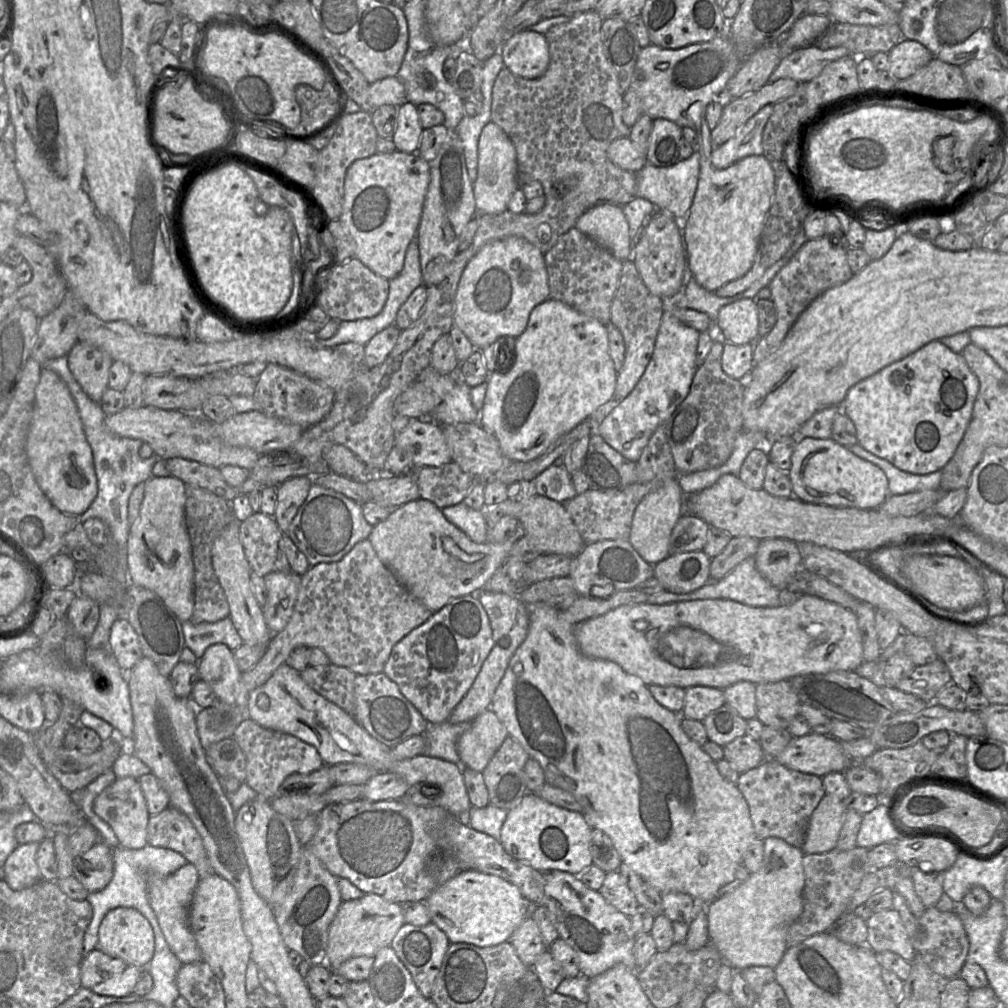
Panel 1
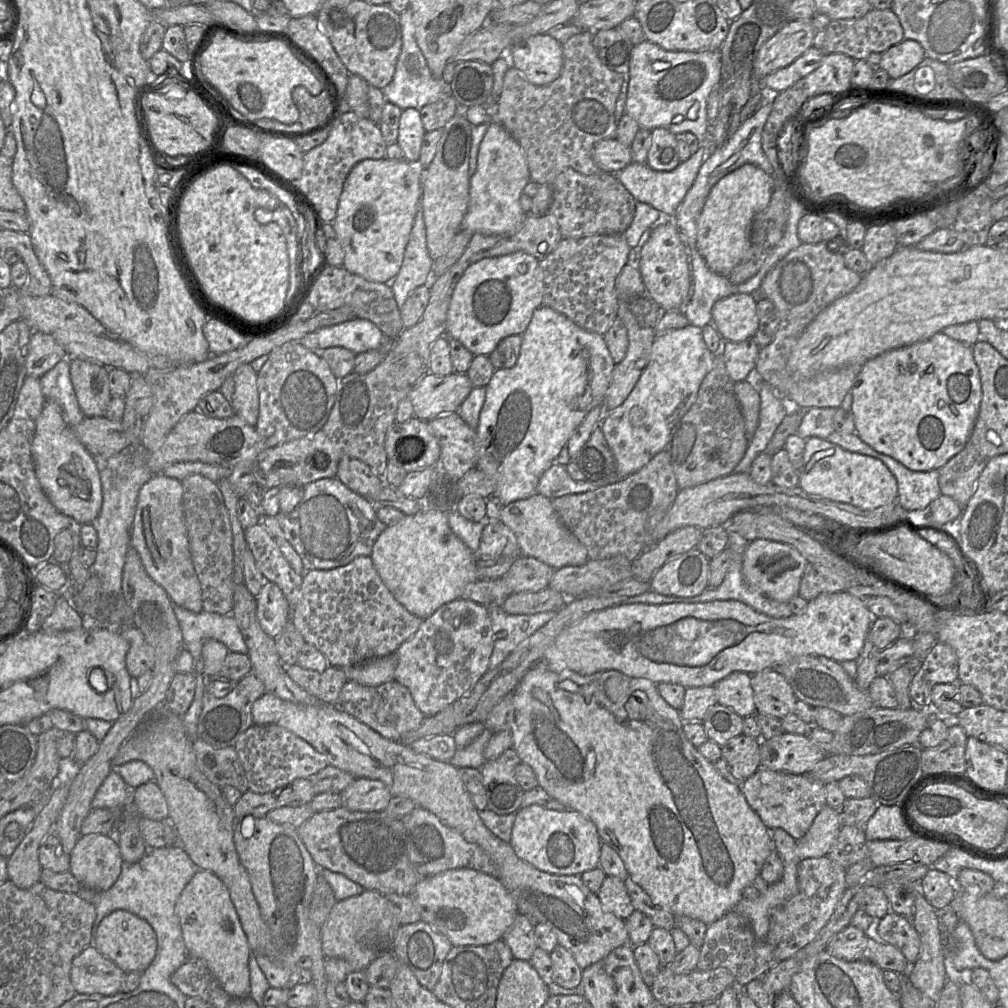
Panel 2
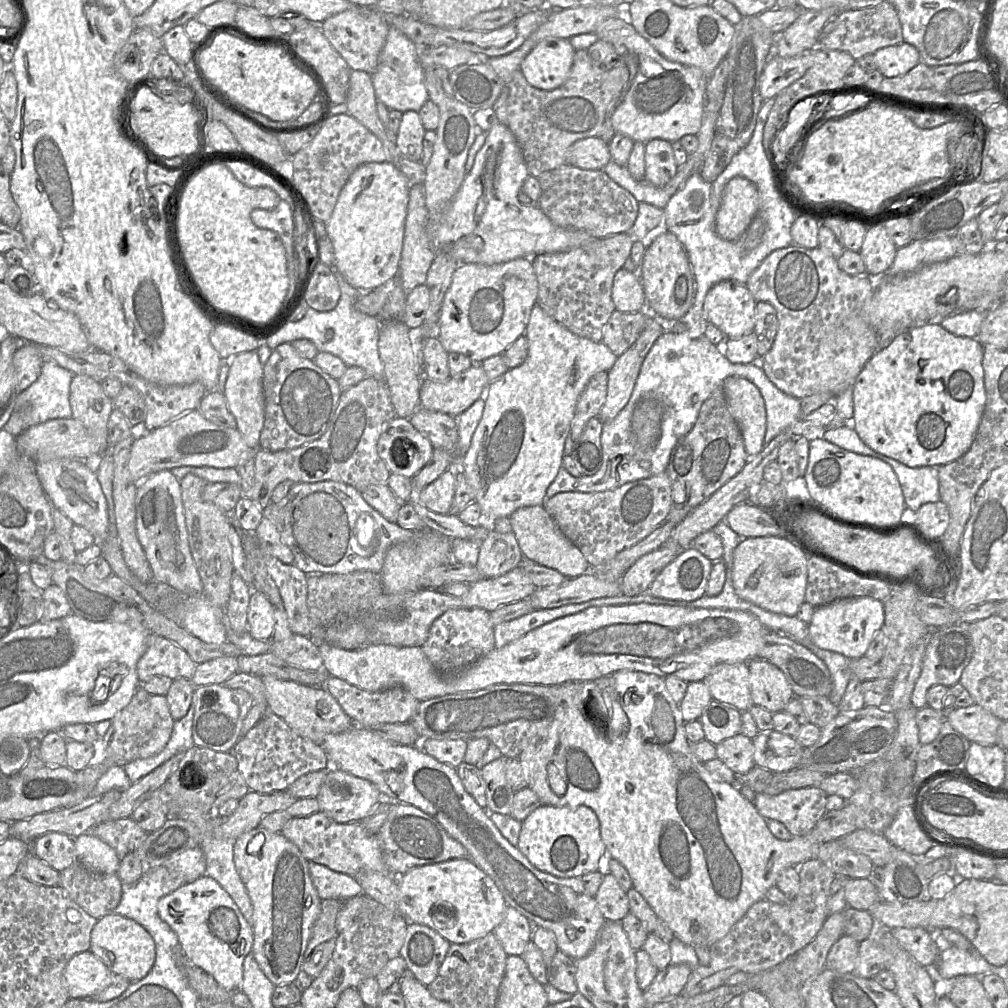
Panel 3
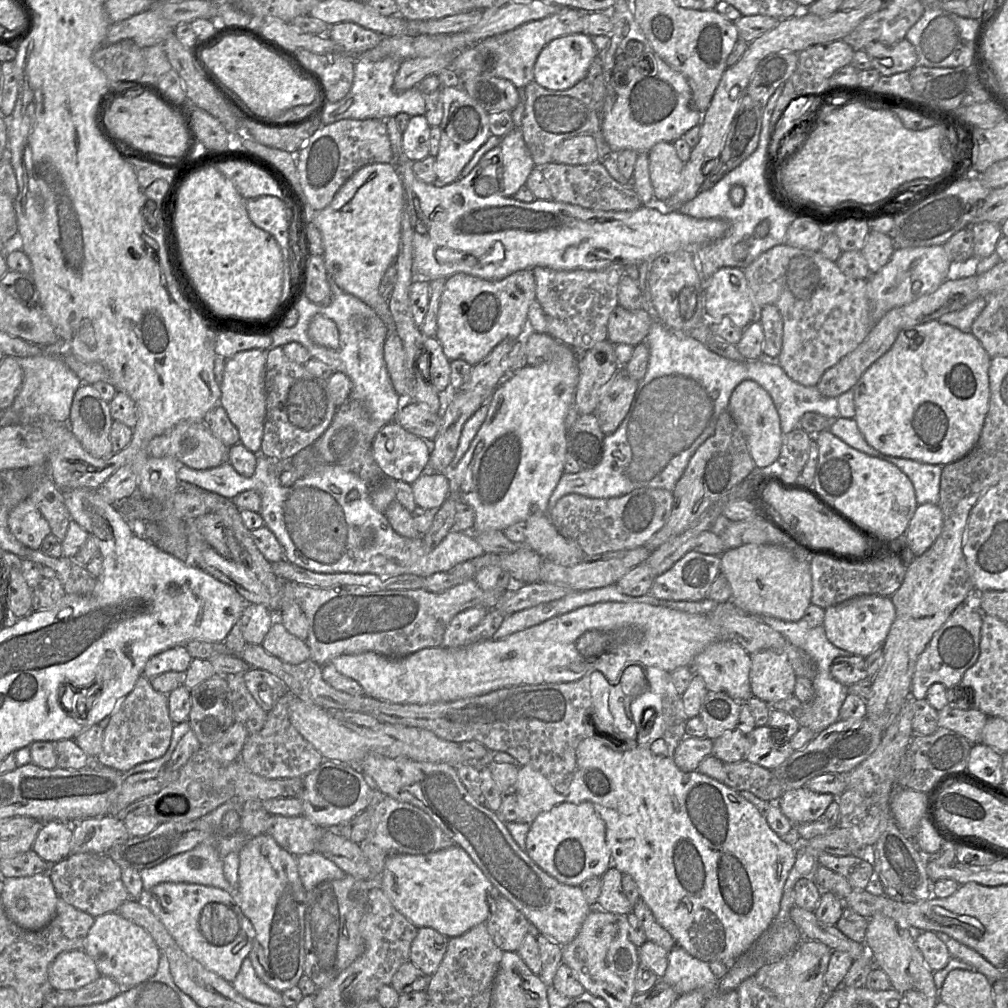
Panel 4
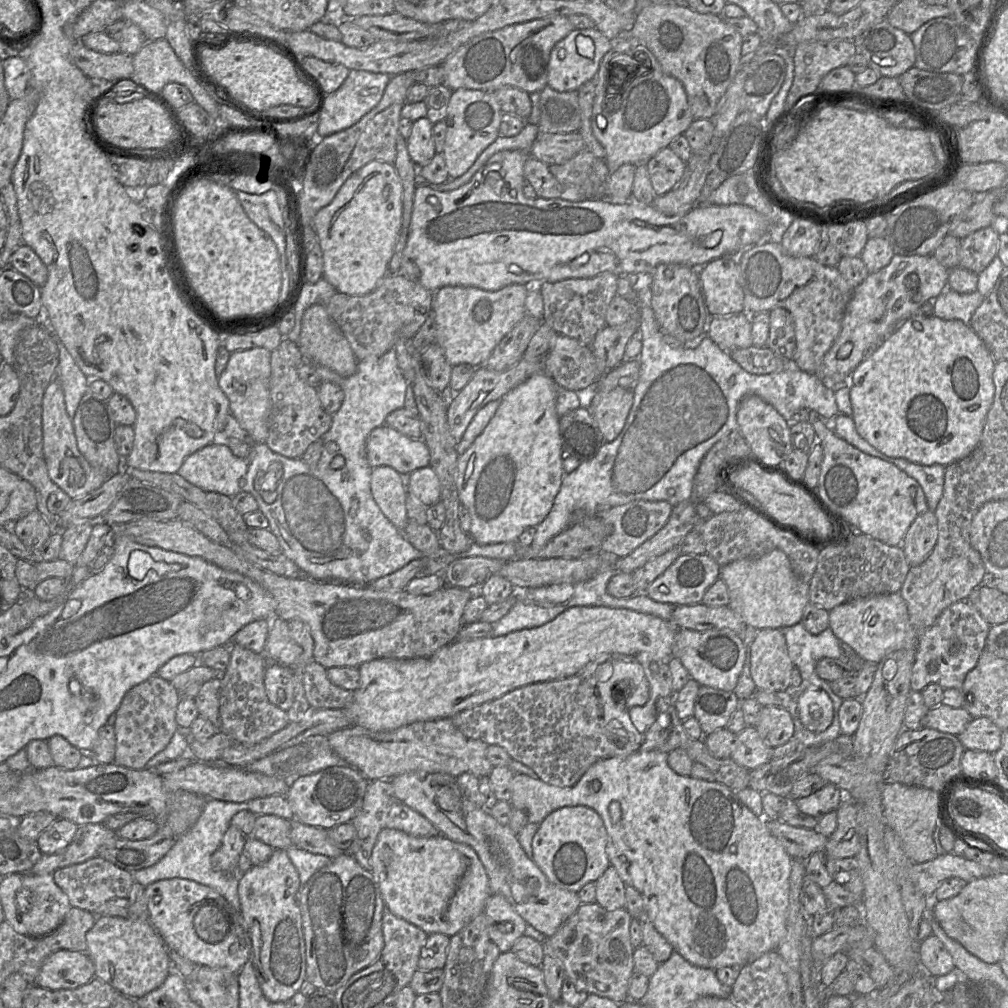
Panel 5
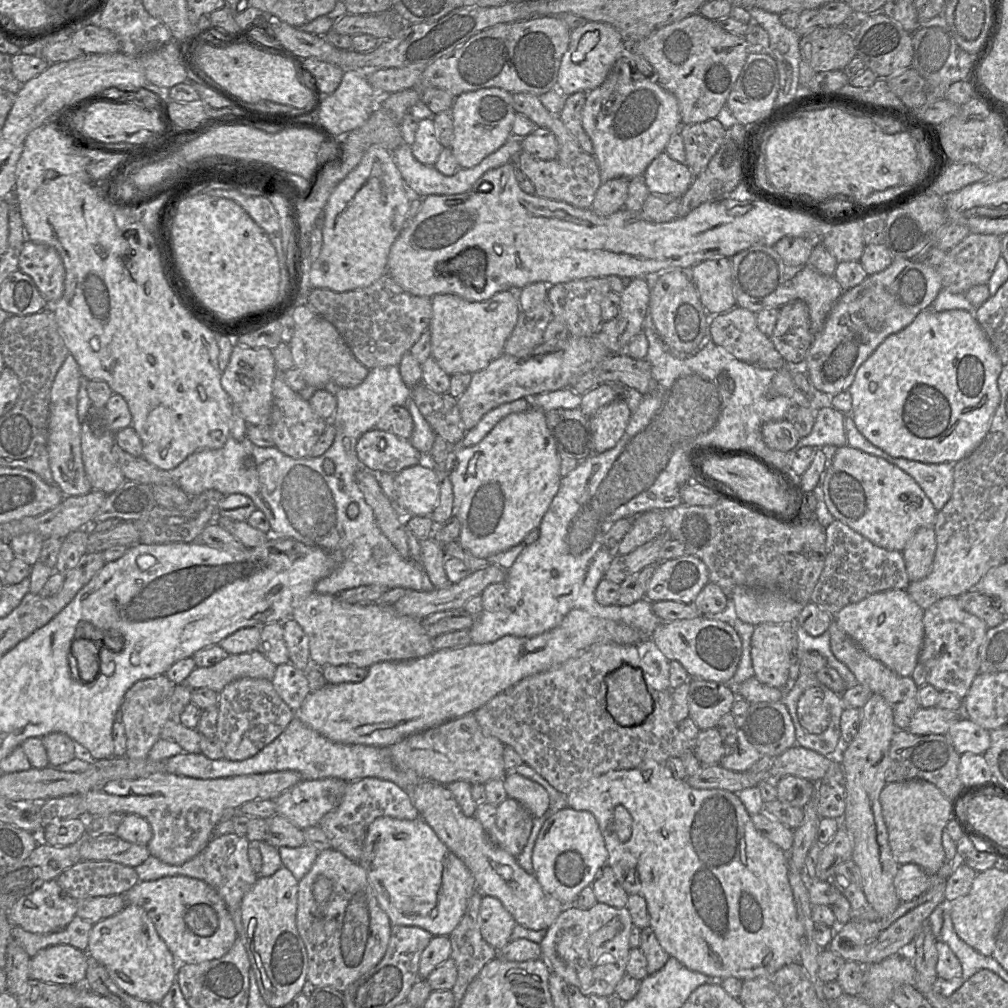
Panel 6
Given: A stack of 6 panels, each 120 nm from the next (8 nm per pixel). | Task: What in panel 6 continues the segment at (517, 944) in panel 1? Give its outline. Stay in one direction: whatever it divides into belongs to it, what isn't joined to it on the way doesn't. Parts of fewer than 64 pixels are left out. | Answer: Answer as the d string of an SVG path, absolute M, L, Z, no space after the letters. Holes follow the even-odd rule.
M482 896L479 926L483 939L497 951L510 942L516 921L501 901L492 896Z

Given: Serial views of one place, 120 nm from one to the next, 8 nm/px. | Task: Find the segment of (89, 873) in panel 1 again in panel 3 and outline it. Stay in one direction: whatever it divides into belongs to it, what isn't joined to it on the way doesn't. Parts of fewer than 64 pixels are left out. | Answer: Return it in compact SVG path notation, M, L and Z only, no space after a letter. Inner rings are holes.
M86 832L74 839L75 859L86 868L99 873L117 873L120 857L100 838Z

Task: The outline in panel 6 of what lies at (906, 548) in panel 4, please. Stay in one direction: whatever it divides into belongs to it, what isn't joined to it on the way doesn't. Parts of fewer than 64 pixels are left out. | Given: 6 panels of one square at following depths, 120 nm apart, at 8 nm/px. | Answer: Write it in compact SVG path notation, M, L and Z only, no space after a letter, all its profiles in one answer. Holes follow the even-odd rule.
M934 527L919 528L907 543L902 553L911 582L922 580L931 572L936 547Z

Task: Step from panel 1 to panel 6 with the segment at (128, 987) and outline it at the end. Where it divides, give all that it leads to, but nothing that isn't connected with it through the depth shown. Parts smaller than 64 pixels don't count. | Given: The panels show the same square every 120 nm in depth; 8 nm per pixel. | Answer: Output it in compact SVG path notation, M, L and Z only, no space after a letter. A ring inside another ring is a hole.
M60 944L40 950L30 959L29 976L58 985L82 985L89 962L87 951Z

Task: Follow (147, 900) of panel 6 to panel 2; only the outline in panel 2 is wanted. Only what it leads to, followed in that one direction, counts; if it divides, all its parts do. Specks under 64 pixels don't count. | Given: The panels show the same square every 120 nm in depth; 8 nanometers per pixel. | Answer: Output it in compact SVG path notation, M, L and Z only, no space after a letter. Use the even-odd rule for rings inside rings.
M199 869L182 890L175 905L175 913L189 956L204 961L230 998L249 996L248 960L252 952L222 880L209 870Z

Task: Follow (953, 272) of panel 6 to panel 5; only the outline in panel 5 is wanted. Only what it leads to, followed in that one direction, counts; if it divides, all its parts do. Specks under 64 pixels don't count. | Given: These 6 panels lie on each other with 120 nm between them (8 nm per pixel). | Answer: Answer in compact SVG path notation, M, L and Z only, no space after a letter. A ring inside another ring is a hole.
M988 226L961 239L959 266L975 273L984 270L997 255L1002 226Z

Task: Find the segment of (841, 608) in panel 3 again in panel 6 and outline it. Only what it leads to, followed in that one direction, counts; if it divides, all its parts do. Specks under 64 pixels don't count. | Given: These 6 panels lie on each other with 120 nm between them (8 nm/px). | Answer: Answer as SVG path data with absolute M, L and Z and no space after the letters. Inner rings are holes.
M887 590L849 604L833 616L838 626L871 657L900 676L911 677L924 641L923 610L906 590Z

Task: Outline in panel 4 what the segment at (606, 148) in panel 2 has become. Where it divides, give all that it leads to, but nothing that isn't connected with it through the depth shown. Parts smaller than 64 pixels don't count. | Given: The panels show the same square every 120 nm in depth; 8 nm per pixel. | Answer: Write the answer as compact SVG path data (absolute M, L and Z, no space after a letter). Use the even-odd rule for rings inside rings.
M580 134L563 141L552 155L553 162L584 165L599 160L595 138L592 134Z

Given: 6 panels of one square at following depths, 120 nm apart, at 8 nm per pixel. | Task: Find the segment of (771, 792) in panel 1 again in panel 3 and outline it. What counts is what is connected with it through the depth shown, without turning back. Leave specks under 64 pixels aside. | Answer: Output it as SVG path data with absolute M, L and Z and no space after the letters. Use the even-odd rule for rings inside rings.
M809 786L783 791L777 795L756 794L753 805L765 819L781 822L792 837L802 837L808 834L825 815L827 794L818 786Z

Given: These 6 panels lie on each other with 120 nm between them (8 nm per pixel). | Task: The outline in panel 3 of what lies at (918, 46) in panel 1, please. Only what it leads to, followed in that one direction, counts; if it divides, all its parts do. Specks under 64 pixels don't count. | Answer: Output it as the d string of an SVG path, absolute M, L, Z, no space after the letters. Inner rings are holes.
M904 41L881 48L873 56L877 70L887 78L902 76L921 62L917 48Z

